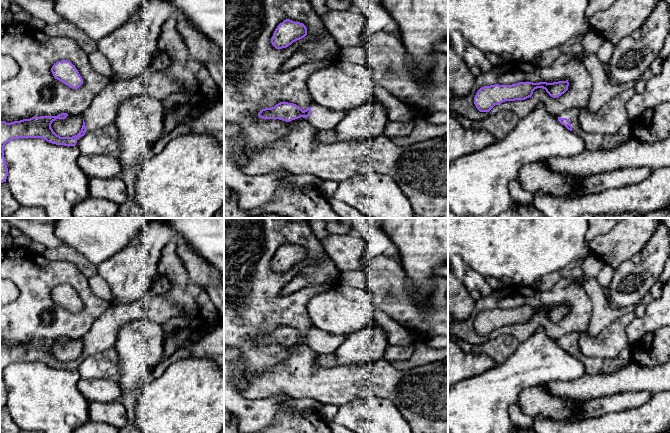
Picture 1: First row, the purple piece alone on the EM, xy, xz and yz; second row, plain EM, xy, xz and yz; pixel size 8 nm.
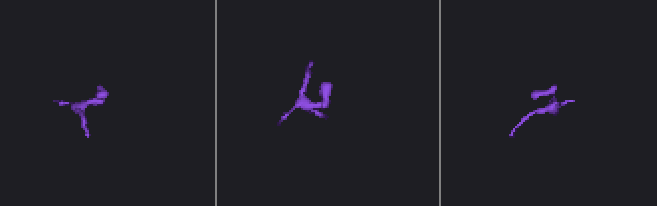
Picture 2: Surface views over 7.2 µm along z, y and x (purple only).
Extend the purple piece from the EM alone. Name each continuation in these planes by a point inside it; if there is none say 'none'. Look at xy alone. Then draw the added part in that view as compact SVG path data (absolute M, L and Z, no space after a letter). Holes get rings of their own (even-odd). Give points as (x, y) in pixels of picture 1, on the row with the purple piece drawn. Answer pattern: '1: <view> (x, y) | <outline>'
1: xy (185, 75) | M175 15L170 16L164 22L158 39L158 49L169 56L170 65L159 71L145 71L134 79L111 80L82 114L86 126L85 134L114 123L119 105L137 95L148 95L163 100L173 93L184 93L188 96L189 104L192 107L214 107L222 99L222 95L206 66L194 60L188 52L185 42L177 30Z

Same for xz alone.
1: xz (322, 119) | M313 105L310 115L305 120L318 131L329 131L335 129L345 114L346 111L333 111L319 105Z

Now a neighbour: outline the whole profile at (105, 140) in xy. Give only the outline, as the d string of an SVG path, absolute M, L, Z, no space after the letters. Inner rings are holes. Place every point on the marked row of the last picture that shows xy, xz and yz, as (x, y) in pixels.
M114 123L83 136L77 145L81 155L112 155L118 157L121 147L118 129Z

